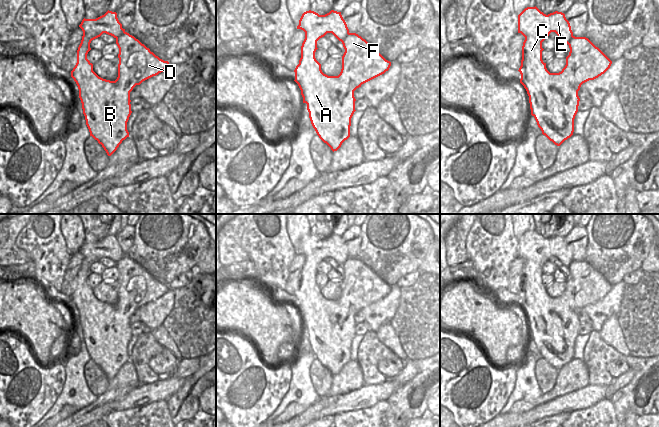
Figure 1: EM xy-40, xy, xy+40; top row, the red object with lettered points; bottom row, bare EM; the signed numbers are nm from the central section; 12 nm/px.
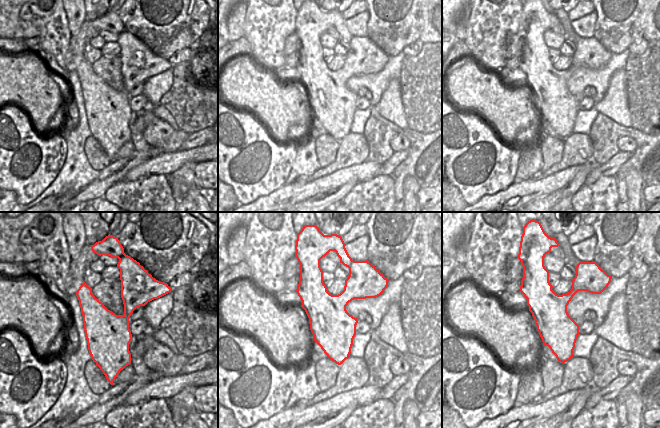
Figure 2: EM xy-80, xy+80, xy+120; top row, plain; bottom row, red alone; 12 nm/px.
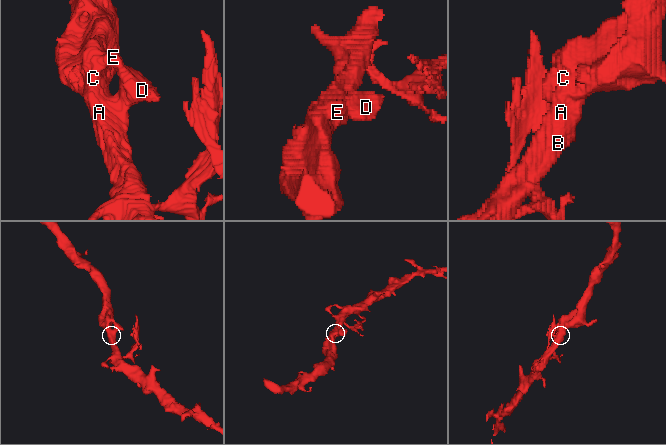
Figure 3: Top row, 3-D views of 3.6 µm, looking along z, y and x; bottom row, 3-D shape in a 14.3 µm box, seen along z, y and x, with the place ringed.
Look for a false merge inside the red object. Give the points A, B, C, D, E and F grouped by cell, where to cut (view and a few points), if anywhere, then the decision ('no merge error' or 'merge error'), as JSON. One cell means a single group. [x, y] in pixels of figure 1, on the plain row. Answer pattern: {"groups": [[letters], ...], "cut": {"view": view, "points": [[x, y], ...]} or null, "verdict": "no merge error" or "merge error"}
{"groups": [["A", "B", "C", "D", "E", "F"]], "cut": null, "verdict": "no merge error"}

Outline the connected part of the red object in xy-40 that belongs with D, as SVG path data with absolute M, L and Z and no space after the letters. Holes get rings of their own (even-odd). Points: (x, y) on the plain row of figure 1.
M107 235L96 243L83 243L83 255L77 274L77 287L71 301L79 313L83 338L90 360L111 380L127 361L127 346L132 337L130 316L136 309L163 296L169 286L160 283L122 252L117 237ZM103 257L113 260L119 272L118 301L110 305L93 295L87 283L92 264Z

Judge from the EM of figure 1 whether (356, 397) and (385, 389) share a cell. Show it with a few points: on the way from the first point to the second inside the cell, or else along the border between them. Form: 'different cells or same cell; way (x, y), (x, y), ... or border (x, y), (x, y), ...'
same cell; way (363, 397), (378, 392)

